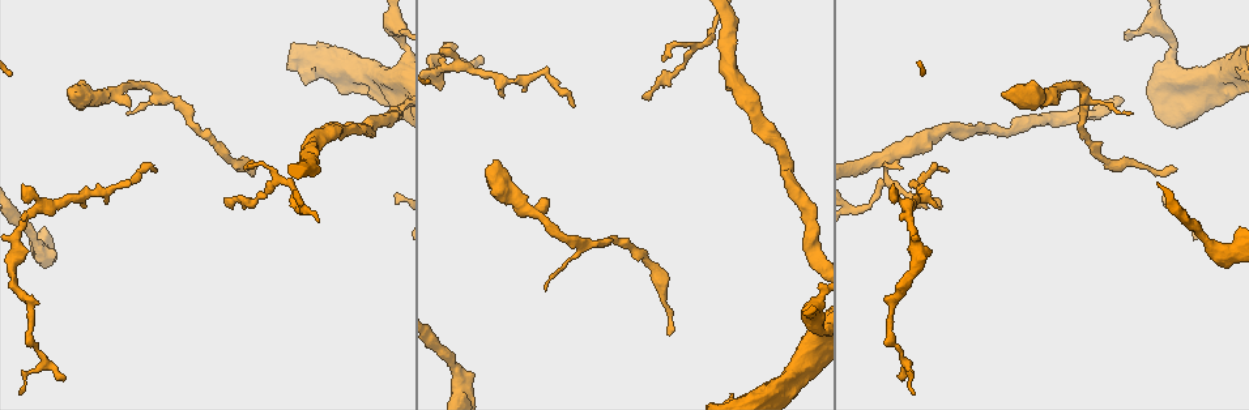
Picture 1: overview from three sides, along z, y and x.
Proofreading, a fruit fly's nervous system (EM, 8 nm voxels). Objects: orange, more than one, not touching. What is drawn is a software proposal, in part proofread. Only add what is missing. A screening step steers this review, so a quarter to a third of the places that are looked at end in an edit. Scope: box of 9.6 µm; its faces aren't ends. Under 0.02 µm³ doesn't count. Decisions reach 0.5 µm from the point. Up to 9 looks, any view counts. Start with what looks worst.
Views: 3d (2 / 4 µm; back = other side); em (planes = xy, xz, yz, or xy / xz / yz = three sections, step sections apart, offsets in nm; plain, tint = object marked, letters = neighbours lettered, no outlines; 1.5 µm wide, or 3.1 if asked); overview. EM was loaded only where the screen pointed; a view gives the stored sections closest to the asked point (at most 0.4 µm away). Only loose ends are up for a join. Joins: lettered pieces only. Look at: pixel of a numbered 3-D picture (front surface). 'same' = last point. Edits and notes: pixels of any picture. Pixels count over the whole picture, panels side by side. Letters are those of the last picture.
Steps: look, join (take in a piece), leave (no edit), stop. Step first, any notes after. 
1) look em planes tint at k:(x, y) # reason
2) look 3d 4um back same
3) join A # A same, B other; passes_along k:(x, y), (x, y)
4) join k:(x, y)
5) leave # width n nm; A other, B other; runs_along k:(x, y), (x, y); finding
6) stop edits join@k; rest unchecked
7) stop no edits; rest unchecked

look 3d 4um at 1:(572, 105) # tapers out

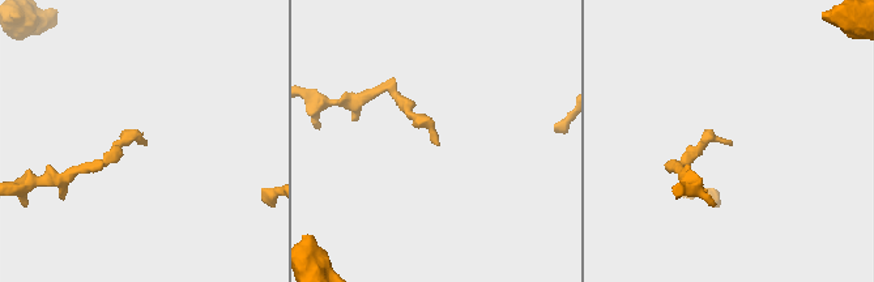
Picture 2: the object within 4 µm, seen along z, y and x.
look em 3.1um planes letters at 2:(437, 143)

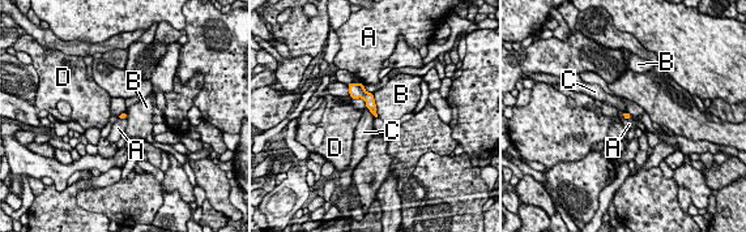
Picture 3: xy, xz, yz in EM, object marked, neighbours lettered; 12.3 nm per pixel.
leave # A other, B other, C other, D other; border 3:(372, 94), (378, 116); none of them fits

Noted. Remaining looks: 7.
look 3d 2um at 1:(942, 207) # thin end

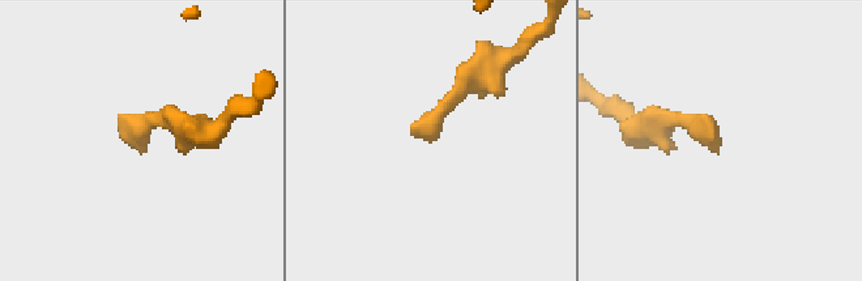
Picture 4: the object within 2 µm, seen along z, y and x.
look em 3.1um planes letters at 4:(428, 138)

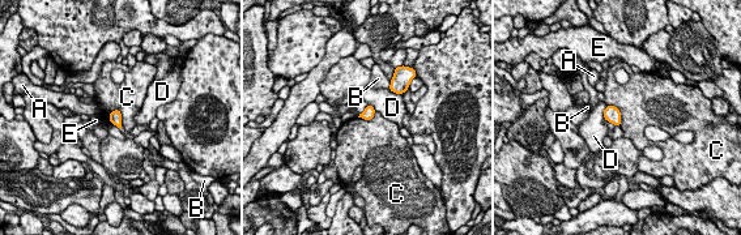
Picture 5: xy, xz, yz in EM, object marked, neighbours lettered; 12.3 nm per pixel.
leave # A other, B other, C other, D other, E other; none of them fits

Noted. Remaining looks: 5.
look 3d 4um back at 1:(1041, 109) # an open end

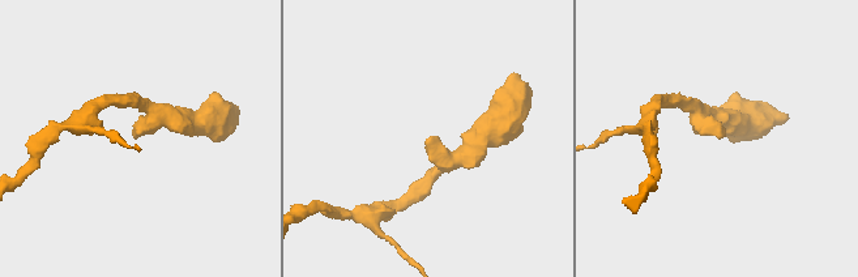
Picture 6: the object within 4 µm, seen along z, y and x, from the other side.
look em yz step 8 tint at 6:(722, 137)

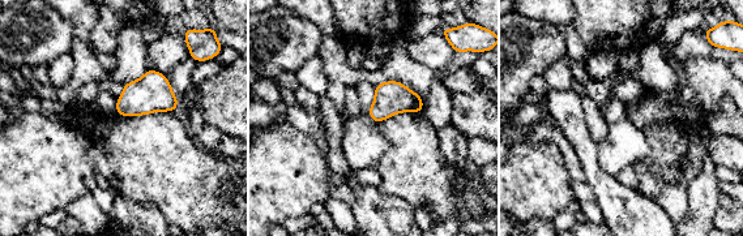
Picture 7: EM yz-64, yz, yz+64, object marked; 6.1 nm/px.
look em planes letters same

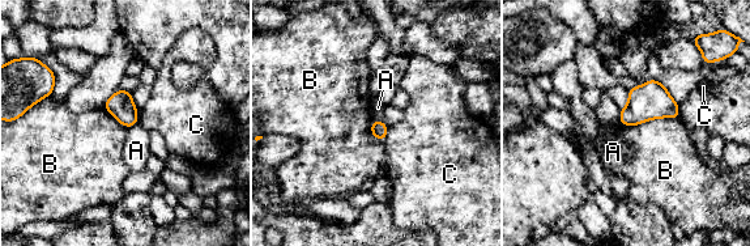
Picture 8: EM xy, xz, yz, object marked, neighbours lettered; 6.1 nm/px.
leave # A other, B other, C other; border 8:(374, 118), (388, 127); none of them fits

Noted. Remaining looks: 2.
look em xz step 8 tint at 1:(86, 206) # free end

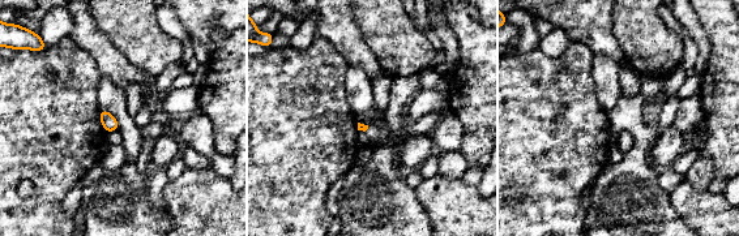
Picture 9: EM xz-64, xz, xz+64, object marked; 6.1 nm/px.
look em planes letters same

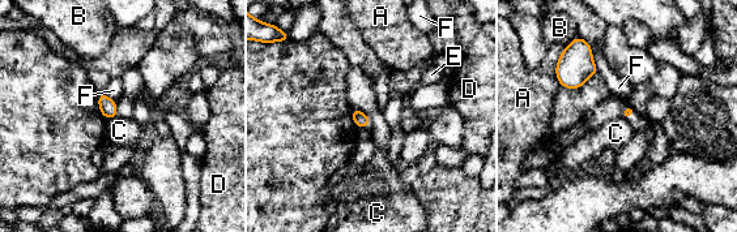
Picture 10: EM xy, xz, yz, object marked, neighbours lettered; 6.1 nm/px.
leave # A other, B other, C other, D other, E other, F other; border 10:(118, 116), (105, 119); none of them fits

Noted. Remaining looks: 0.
stop no edits; rest unchecked

